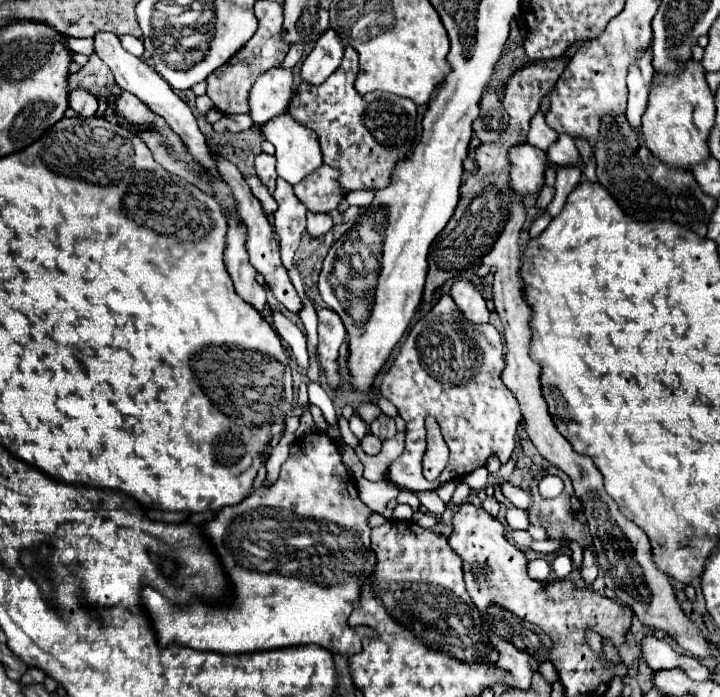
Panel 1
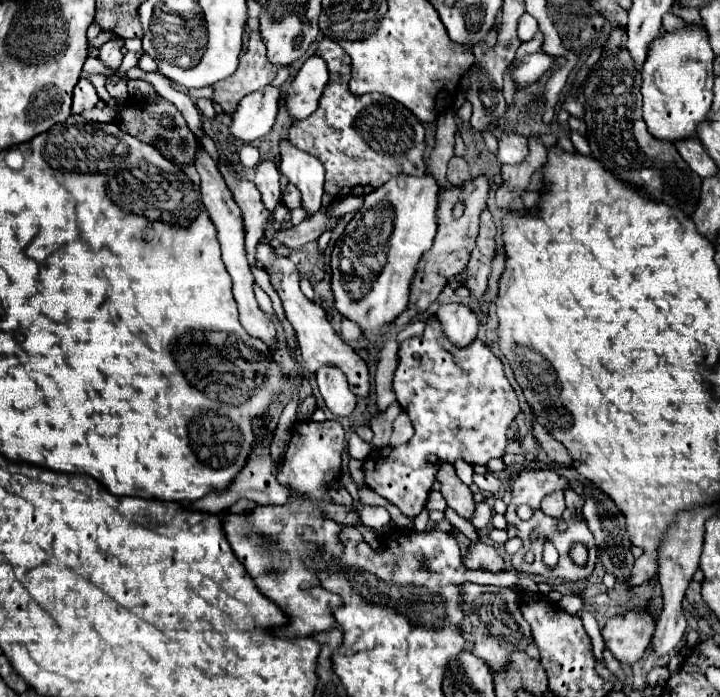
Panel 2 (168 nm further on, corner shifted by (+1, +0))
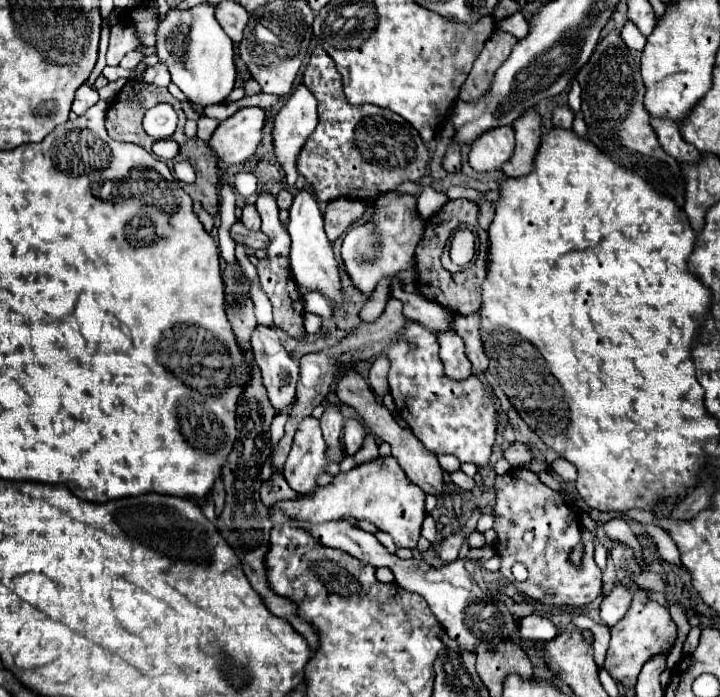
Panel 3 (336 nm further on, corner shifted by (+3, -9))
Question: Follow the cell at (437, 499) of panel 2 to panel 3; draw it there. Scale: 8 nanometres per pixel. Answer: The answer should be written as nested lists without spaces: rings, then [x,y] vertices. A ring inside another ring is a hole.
[[[426,514],[426,520],[422,524],[422,536],[430,542],[434,542],[436,538],[436,518],[432,514]]]

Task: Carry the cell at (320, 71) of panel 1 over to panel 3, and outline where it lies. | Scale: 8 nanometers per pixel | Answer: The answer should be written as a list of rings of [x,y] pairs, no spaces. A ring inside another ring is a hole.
[[[300,84],[296,88],[296,92],[286,100],[286,104],[278,110],[276,120],[274,120],[274,130],[272,130],[274,150],[276,150],[276,156],[278,156],[278,162],[282,164],[284,172],[286,172],[286,181],[290,188],[296,184],[298,178],[296,156],[298,156],[298,152],[304,146],[304,142],[308,140],[308,136],[314,132],[314,128],[318,124],[318,110],[316,110],[316,106],[318,106],[318,102],[316,102],[314,94],[304,84]]]

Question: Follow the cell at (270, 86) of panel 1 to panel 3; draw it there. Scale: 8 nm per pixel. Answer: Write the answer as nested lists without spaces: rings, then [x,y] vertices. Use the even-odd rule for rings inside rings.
[[[240,108],[234,116],[220,122],[210,138],[210,146],[220,160],[228,164],[242,164],[262,142],[266,114],[262,108]]]

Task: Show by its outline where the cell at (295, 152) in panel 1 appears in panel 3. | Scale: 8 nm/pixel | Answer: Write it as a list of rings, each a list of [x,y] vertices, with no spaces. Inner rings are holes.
[[[300,190],[294,196],[294,202],[290,206],[290,222],[288,222],[288,232],[292,238],[292,248],[290,248],[290,270],[292,276],[298,284],[306,286],[308,290],[318,290],[324,294],[328,300],[342,300],[340,294],[340,276],[336,268],[336,260],[332,254],[332,246],[324,234],[322,226],[322,214],[318,208],[318,200],[312,192]]]

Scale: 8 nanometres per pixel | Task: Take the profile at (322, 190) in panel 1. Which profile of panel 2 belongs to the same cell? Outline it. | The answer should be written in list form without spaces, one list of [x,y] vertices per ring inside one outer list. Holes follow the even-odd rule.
[[[288,183],[286,189],[282,191],[282,201],[284,201],[284,205],[288,205],[288,209],[300,207],[300,193],[292,183]]]

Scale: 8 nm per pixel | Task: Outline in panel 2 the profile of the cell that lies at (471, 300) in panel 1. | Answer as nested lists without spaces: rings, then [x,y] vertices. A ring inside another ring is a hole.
[[[450,303],[438,307],[438,311],[432,313],[434,319],[442,325],[444,337],[454,345],[454,347],[466,347],[476,339],[476,331],[480,327],[480,319],[476,313],[472,313],[470,307]]]

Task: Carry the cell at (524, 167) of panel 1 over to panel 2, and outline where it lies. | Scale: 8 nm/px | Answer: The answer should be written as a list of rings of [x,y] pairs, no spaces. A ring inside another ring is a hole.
[[[498,129],[496,139],[498,139],[496,157],[500,163],[522,163],[524,161],[528,153],[528,139],[524,135]]]

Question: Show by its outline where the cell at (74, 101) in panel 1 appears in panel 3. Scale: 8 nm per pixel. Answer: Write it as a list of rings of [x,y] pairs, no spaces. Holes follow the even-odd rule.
[[[82,84],[76,90],[76,98],[74,98],[74,104],[72,104],[72,112],[76,112],[78,116],[82,116],[96,102],[98,102],[98,92],[94,88],[90,88],[88,84]]]

